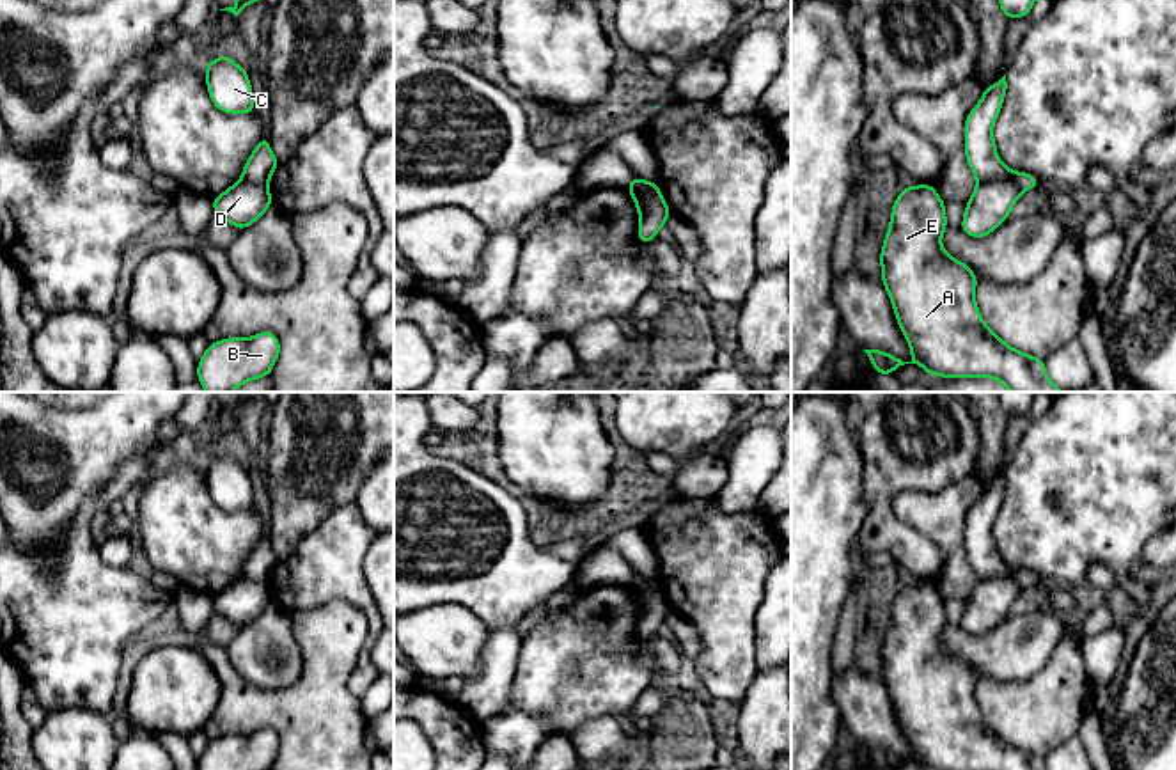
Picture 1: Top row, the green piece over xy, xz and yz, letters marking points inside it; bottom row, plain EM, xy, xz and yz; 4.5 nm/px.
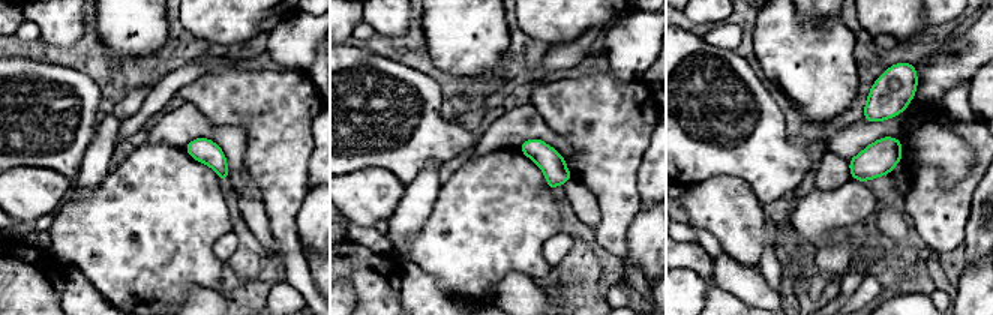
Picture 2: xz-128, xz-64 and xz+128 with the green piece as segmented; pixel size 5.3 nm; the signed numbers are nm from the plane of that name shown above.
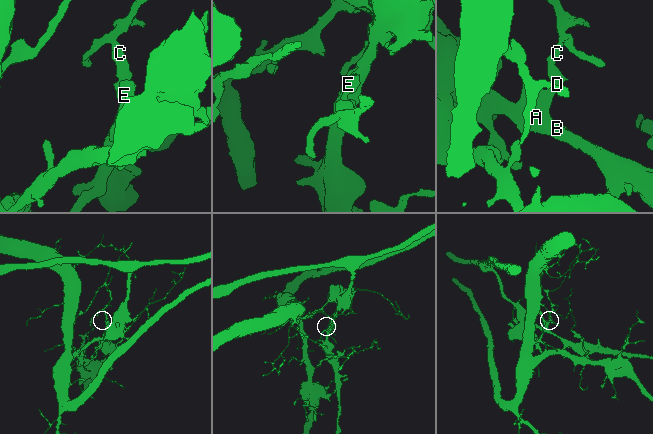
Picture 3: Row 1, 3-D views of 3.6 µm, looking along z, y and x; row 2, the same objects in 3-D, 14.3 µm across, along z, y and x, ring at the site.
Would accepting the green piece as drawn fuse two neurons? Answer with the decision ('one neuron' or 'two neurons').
two neurons

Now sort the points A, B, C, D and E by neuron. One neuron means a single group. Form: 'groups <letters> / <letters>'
groups A B D E / C

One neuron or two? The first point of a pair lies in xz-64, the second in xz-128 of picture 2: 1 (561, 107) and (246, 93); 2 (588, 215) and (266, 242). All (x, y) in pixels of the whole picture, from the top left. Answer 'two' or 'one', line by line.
1: one
2: one

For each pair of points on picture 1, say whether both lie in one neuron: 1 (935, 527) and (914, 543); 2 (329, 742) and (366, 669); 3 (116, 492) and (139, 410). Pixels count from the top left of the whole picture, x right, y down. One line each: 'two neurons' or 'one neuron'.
1: two neurons
2: two neurons
3: two neurons

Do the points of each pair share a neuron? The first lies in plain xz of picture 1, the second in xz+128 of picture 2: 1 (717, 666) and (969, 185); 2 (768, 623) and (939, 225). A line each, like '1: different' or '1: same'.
1: same
2: different

